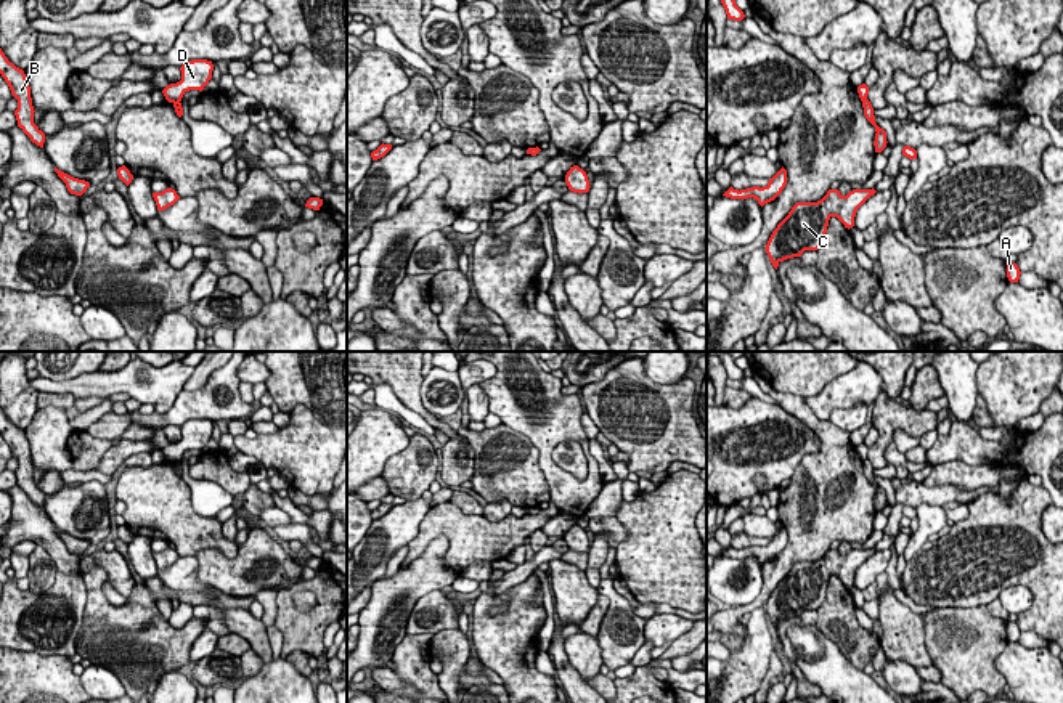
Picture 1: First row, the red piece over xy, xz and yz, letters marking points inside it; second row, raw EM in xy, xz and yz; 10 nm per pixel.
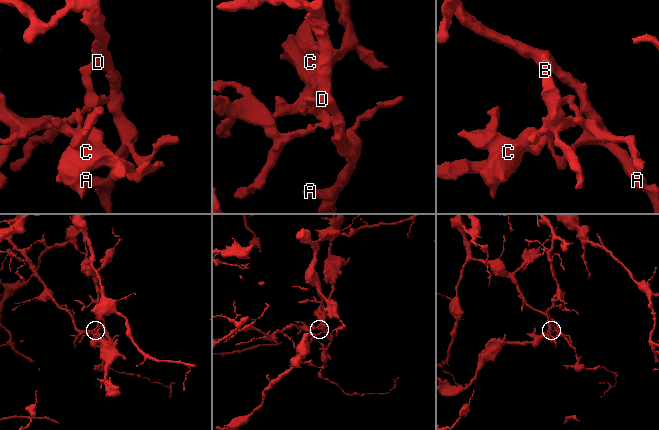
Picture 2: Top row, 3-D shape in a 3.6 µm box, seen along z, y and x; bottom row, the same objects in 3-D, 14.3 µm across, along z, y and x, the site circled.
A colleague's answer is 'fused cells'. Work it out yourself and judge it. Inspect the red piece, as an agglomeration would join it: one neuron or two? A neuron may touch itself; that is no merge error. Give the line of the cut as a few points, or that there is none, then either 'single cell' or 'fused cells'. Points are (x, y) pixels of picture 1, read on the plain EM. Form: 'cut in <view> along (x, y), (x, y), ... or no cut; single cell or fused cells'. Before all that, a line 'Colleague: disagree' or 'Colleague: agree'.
Colleague: agree
cut in yz along (867, 459), (863, 463); fused cells

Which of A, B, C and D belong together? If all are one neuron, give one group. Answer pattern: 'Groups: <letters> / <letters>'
Groups: A D / B C

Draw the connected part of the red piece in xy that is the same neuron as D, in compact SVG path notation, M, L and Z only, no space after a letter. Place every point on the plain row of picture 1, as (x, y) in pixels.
M207 419L186 421L181 427L181 440L167 445L162 453L169 462L181 461L183 454L189 449L202 451L212 438L214 424Z

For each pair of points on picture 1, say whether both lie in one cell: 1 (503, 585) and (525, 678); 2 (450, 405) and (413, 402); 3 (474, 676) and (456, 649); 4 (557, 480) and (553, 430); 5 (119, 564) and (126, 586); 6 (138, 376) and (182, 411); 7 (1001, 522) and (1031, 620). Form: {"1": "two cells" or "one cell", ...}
{"1": "two cells", "2": "two cells", "3": "two cells", "4": "one cell", "5": "one cell", "6": "two cells", "7": "one cell"}

